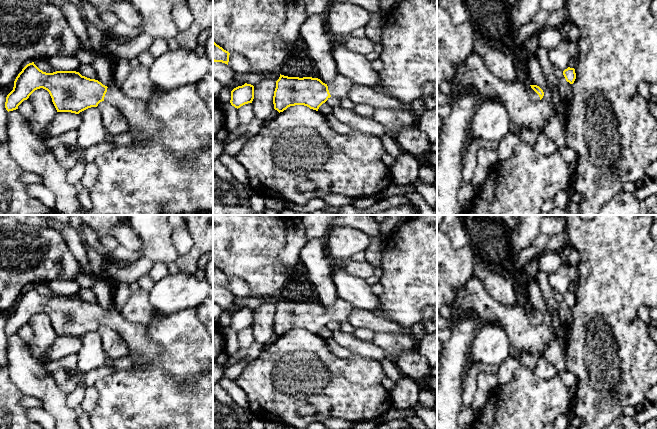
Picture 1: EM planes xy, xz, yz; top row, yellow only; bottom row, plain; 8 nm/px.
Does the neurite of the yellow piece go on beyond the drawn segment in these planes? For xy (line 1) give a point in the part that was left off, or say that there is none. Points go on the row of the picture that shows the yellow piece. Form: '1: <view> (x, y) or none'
1: xy (133, 110)

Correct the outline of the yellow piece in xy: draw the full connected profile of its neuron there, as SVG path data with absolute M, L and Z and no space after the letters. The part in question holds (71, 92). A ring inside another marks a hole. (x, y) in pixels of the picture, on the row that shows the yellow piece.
M34 62L27 64L16 77L13 90L6 97L6 110L18 109L24 100L40 88L49 92L57 112L79 114L106 101L121 112L131 128L149 135L159 130L159 123L146 111L147 103L128 97L114 84L107 87L76 71L46 73Z

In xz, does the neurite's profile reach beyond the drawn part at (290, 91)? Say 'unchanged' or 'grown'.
grown

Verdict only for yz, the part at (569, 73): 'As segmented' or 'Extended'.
As segmented

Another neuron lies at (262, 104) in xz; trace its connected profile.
M264 79L254 86L254 99L252 107L254 117L268 121L268 117L274 110L273 96L276 88L276 82L271 79Z

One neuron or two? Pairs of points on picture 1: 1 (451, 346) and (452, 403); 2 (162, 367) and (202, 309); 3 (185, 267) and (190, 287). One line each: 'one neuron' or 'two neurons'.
1: one neuron
2: two neurons
3: two neurons

